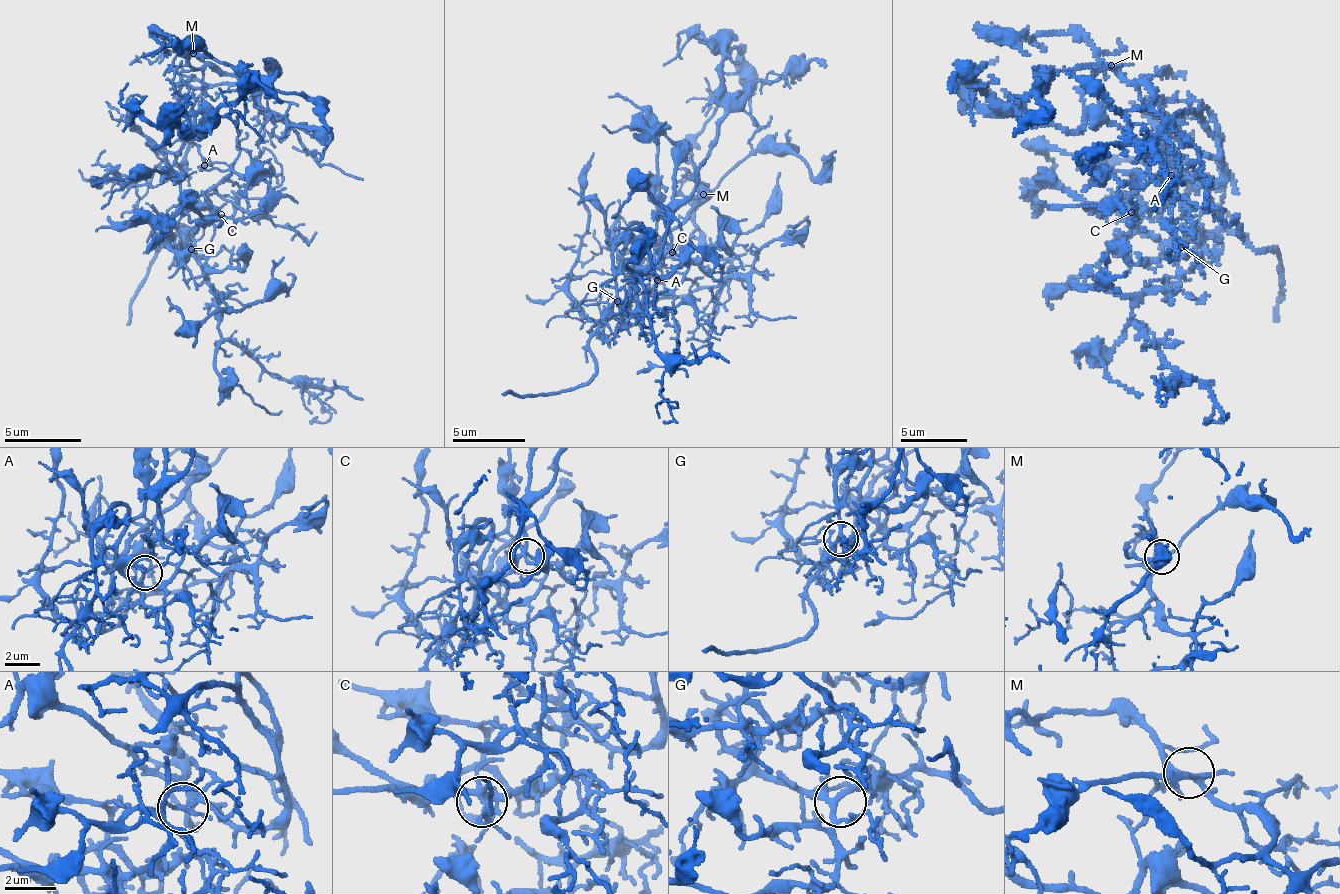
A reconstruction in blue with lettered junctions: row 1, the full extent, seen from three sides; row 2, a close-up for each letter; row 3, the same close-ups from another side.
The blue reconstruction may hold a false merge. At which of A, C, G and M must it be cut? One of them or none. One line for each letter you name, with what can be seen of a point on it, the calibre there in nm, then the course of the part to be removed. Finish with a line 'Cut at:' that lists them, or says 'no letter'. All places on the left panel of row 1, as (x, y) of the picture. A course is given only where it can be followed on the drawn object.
Cut at: no letter

